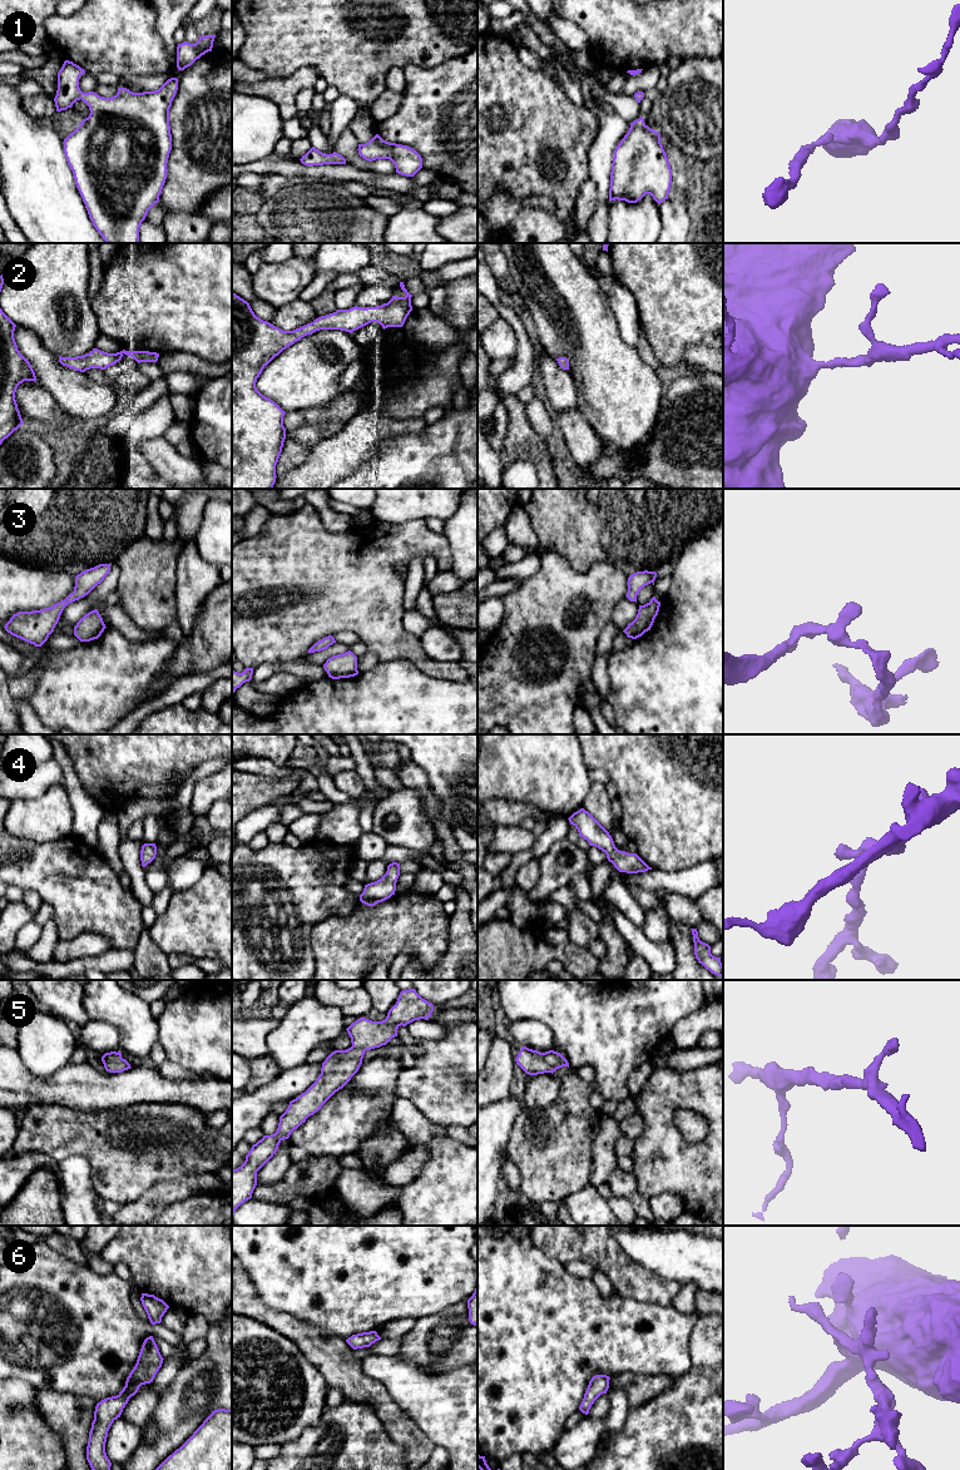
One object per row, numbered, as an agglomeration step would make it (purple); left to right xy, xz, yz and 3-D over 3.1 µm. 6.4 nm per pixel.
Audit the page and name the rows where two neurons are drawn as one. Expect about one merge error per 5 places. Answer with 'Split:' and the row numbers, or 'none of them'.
Split: none of them

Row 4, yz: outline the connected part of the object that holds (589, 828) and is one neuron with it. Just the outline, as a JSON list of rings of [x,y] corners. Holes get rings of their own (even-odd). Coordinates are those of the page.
[[[584,808],[574,812],[568,820],[579,836],[590,846],[602,850],[619,872],[638,873],[652,870],[637,853],[618,850],[609,832]]]

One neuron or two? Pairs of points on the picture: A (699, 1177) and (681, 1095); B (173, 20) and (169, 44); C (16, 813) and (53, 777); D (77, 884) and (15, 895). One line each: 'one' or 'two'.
A: one
B: one
C: two
D: two

